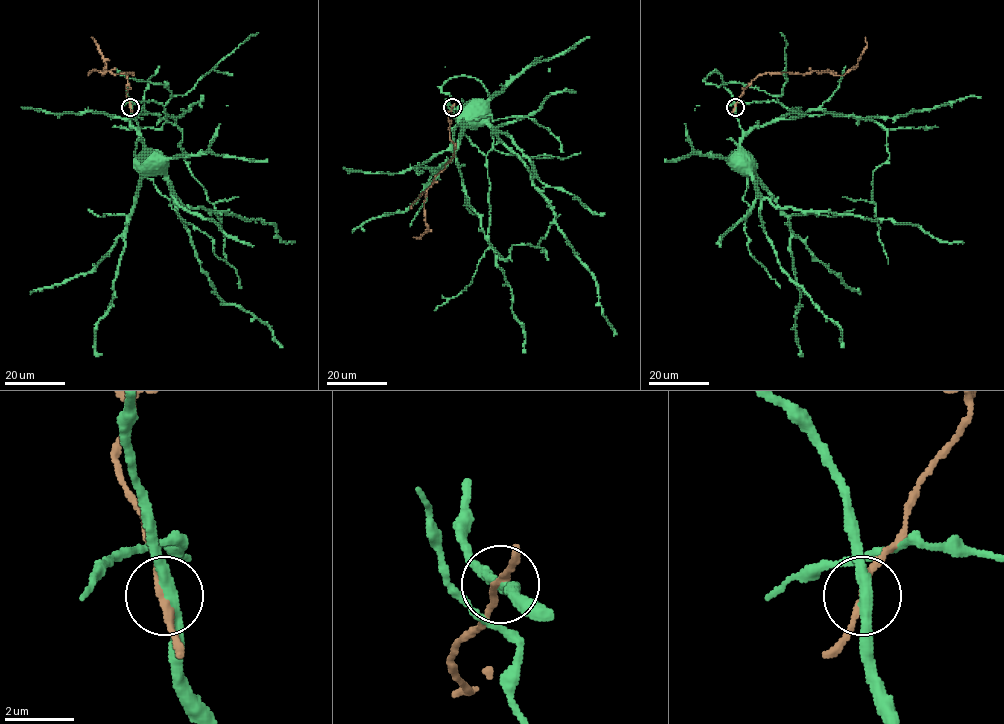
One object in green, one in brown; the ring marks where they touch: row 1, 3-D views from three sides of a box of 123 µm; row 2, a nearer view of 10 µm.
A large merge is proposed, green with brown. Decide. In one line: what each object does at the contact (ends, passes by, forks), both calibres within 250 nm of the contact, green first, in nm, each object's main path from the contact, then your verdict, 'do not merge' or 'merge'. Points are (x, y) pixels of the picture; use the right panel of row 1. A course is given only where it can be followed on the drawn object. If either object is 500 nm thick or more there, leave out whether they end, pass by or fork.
green passes by; brown passes by; calibres 360 and 160 nm; course green (735, 107), (742, 138), (730, 158); course brown (735, 107), (749, 83), (768, 72), (804, 74), (814, 70), (843, 75), (857, 64), (866, 45), (865, 38); do not merge

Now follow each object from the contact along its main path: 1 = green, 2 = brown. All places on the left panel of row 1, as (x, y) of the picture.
1: (130, 107), (148, 158)
2: (130, 107), (126, 76), (128, 72), (133, 72), (113, 74), (108, 70), (102, 75), (106, 64), (91, 38)

